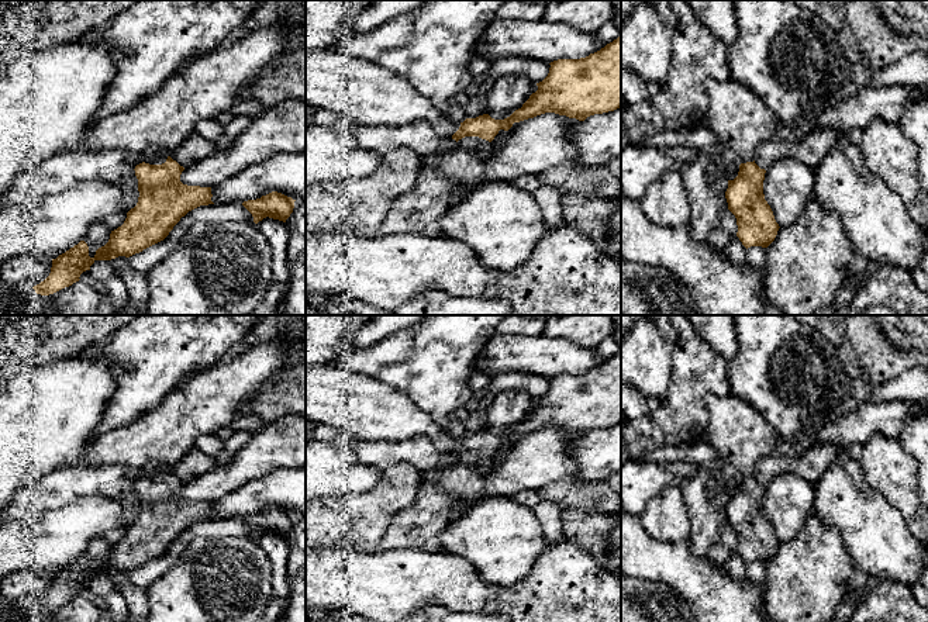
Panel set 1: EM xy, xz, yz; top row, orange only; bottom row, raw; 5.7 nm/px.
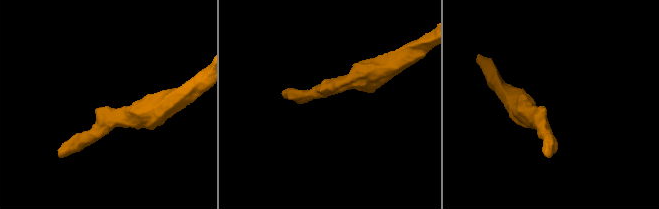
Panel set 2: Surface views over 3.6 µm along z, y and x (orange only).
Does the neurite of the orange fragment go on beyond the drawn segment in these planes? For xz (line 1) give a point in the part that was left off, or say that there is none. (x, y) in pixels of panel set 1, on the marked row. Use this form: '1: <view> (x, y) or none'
1: xz (482, 148)

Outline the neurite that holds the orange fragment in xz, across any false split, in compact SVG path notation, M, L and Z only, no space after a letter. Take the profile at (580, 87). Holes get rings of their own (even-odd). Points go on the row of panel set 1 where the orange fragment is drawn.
M621 35L600 51L580 59L558 59L549 63L548 76L521 108L504 120L489 114L466 118L452 139L468 152L487 159L491 141L500 129L545 113L584 121L594 114L621 107Z

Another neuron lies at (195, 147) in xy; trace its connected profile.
M199 132L190 134L170 155L180 166L189 167L192 163L215 152L214 142L206 139Z

